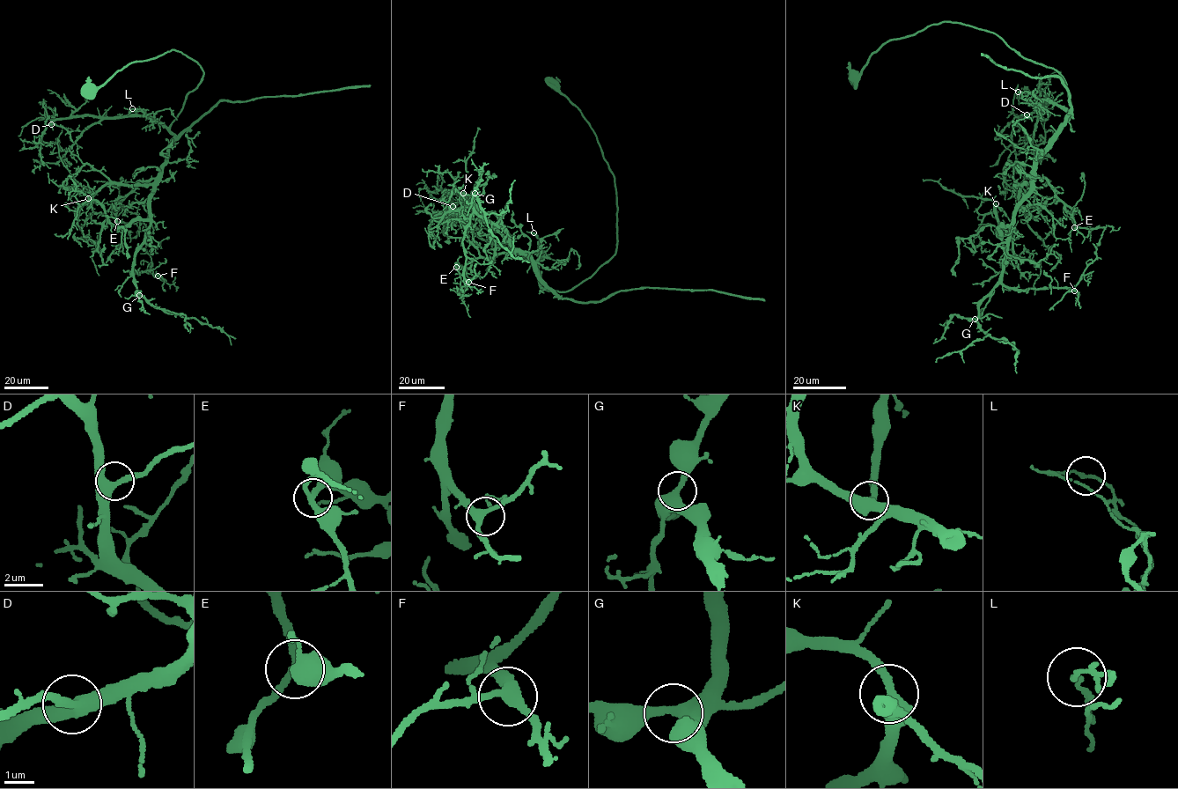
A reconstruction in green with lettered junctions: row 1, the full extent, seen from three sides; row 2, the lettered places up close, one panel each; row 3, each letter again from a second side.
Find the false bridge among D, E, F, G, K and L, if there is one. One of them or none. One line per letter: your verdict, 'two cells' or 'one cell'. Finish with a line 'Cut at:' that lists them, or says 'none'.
D: one cell
E: one cell
F: one cell
G: one cell
K: one cell
L: two cells
Cut at: L

